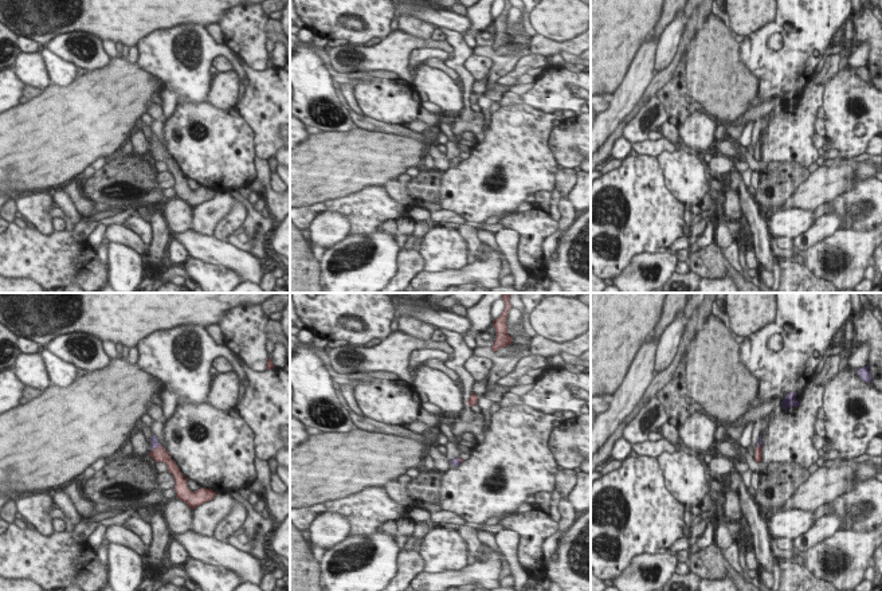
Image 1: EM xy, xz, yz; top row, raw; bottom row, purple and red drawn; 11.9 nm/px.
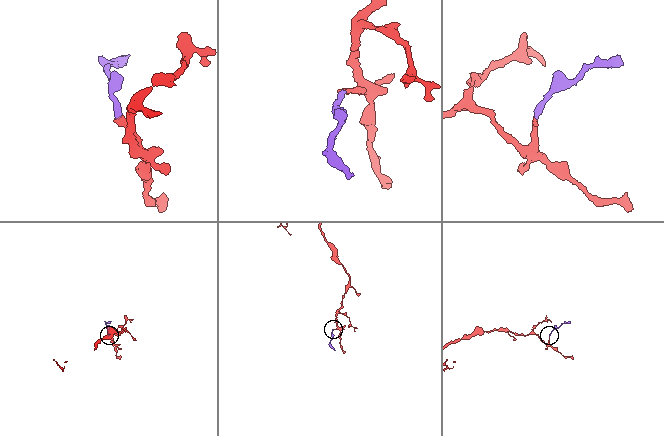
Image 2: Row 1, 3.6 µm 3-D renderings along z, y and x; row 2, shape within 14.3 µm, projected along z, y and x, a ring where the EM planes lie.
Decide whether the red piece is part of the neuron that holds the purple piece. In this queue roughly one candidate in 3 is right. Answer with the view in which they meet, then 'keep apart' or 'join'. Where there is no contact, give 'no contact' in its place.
meets purple in xy; join

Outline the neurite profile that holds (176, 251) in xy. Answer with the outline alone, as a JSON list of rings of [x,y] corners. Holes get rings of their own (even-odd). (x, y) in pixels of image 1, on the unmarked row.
[[[172,240],[168,246],[169,259],[175,263],[184,263],[188,259],[188,251],[179,240]]]

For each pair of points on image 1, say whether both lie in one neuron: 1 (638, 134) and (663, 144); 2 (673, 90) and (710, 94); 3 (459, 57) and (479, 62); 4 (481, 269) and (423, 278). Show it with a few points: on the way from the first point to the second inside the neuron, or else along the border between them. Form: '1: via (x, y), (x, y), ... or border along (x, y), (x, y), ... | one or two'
1: border along (647, 139), (631, 145) | two
2: border along (683, 61), (688, 93) | two
3: border along (471, 54), (463, 63), (463, 67), (475, 79) | two
4: via (466, 274), (438, 278) | one

